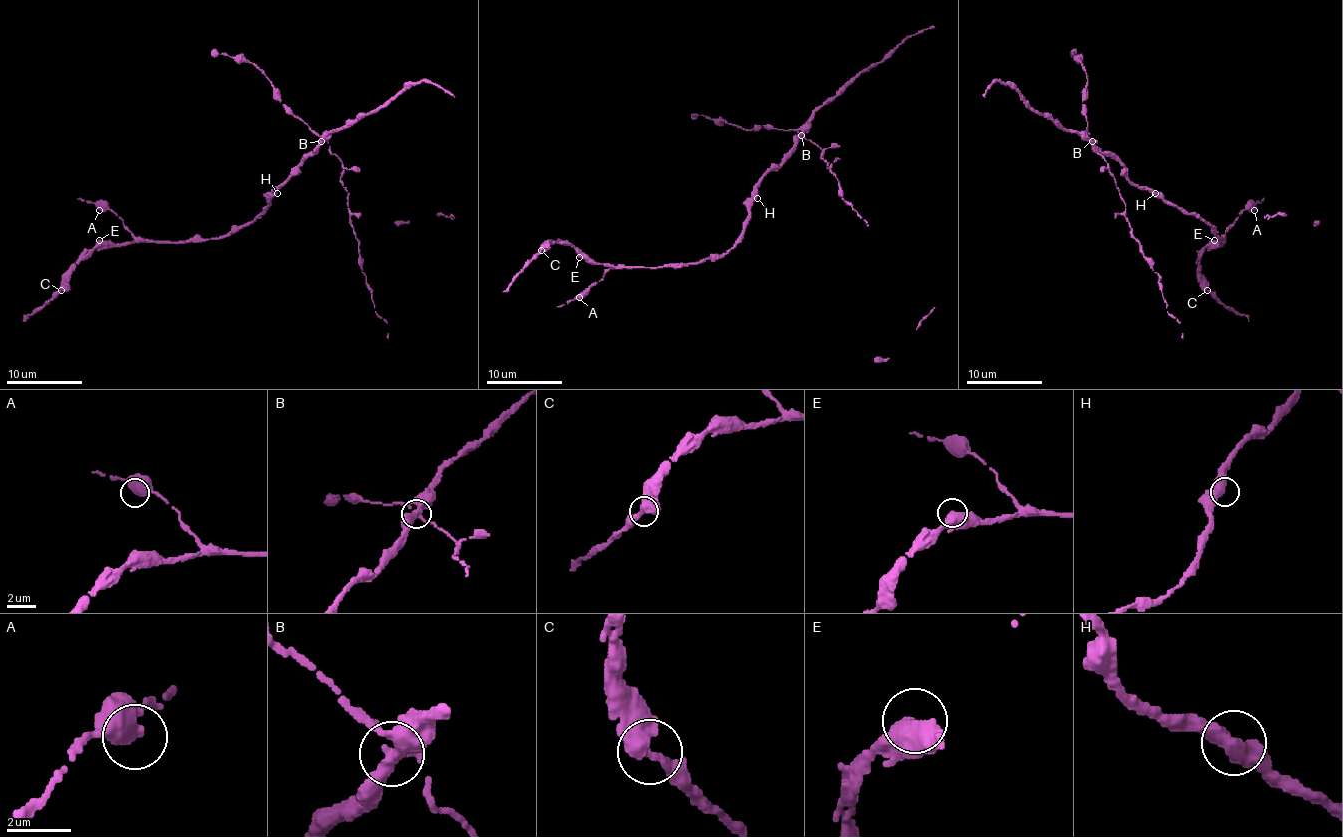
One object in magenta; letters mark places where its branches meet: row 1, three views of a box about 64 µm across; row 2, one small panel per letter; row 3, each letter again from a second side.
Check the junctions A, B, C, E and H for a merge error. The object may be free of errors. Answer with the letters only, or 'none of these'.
B

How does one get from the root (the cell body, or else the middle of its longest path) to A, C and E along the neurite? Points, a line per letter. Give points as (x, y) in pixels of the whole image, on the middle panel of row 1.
A: (772, 170), (757, 189), (741, 238), (724, 254), (677, 267), (610, 269), (579, 297)
C: (772, 170), (741, 238), (717, 257), (610, 267), (570, 244), (541, 250)
E: (772, 170), (757, 189), (741, 238), (717, 257), (677, 267), (610, 267), (579, 257)

